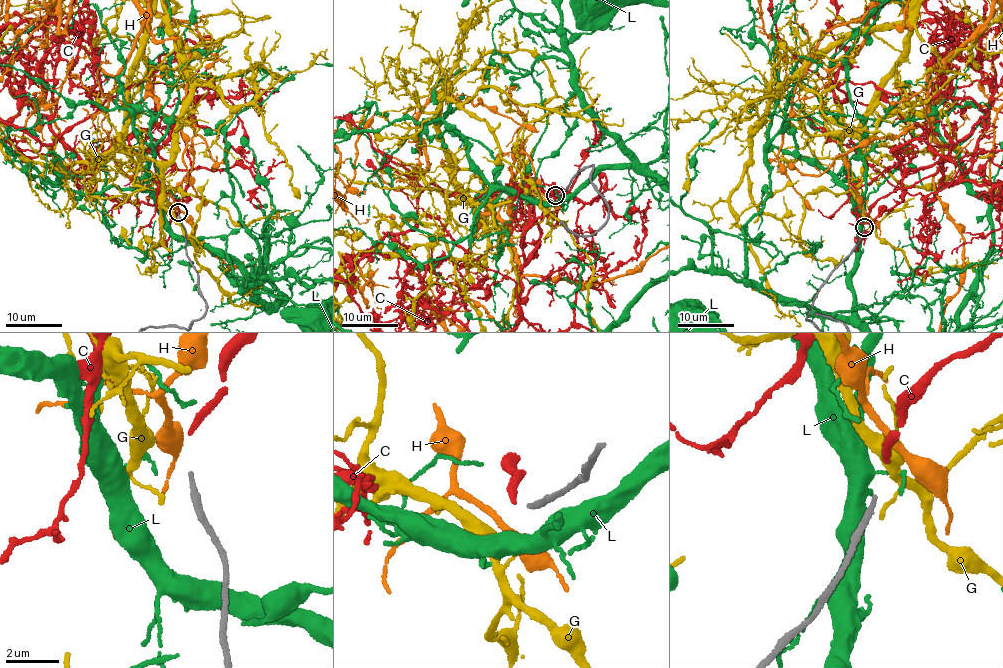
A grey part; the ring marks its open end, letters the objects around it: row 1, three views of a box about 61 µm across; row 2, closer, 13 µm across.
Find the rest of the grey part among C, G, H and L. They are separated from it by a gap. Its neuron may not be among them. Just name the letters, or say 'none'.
C

